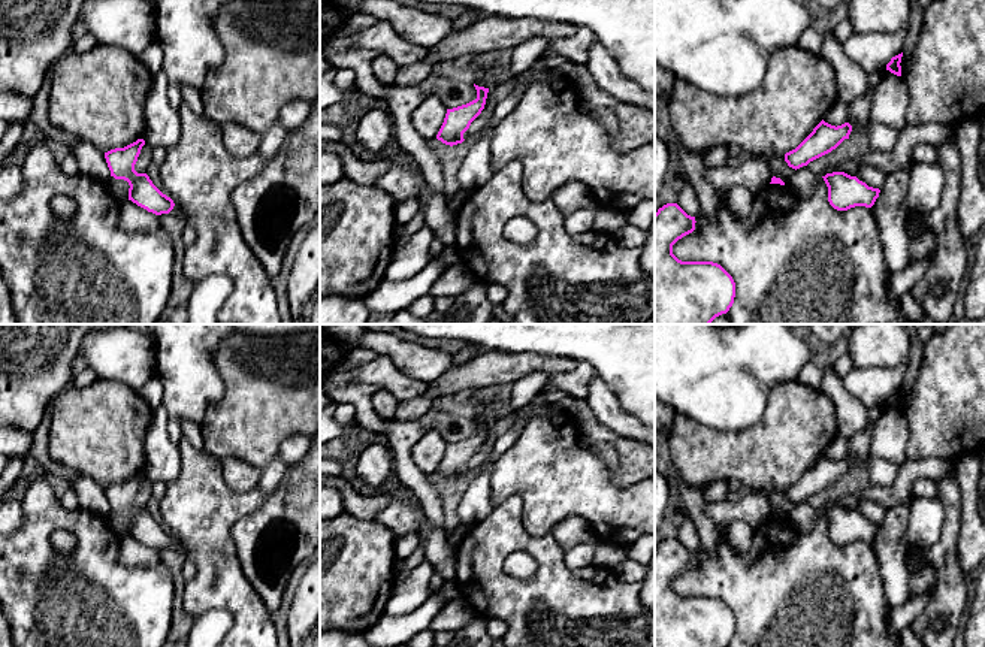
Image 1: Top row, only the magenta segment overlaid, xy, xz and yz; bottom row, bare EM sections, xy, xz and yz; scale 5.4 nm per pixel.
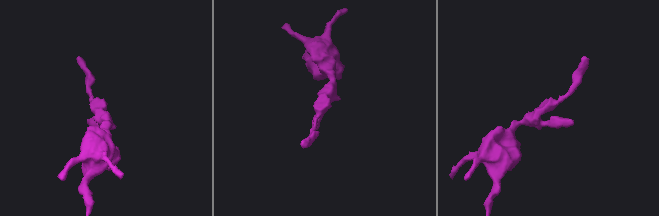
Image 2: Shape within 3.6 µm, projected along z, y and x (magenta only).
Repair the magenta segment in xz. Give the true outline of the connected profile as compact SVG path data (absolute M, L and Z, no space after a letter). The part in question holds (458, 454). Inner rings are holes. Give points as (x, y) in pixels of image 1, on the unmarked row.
M475 418L474 421L477 424L475 435L453 444L447 444L444 457L436 469L436 474L442 478L450 481L462 478L465 475L463 468L484 444L489 423L478 421Z

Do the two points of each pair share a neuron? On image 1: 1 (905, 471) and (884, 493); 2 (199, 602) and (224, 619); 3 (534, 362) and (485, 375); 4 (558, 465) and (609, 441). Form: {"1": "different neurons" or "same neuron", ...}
{"1": "same neuron", "2": "different neurons", "3": "same neuron", "4": "different neurons"}

